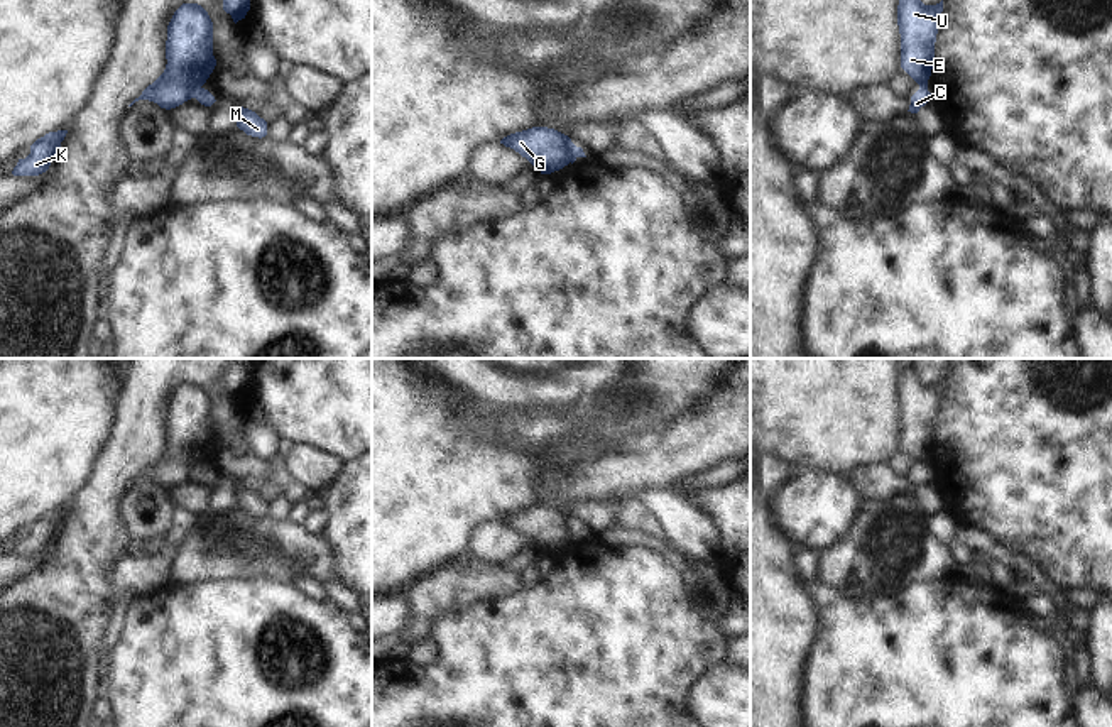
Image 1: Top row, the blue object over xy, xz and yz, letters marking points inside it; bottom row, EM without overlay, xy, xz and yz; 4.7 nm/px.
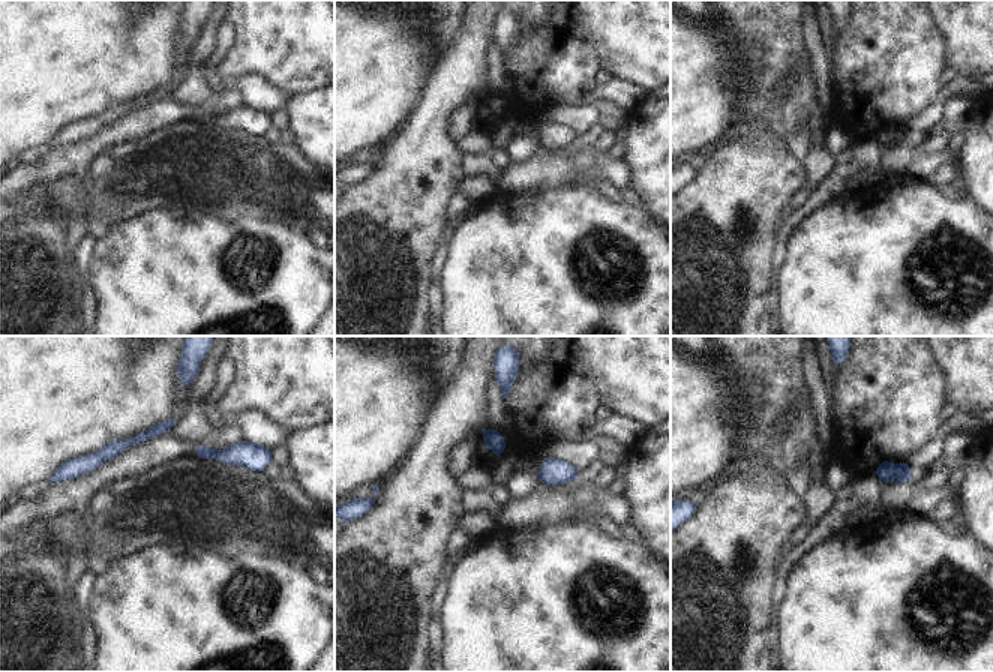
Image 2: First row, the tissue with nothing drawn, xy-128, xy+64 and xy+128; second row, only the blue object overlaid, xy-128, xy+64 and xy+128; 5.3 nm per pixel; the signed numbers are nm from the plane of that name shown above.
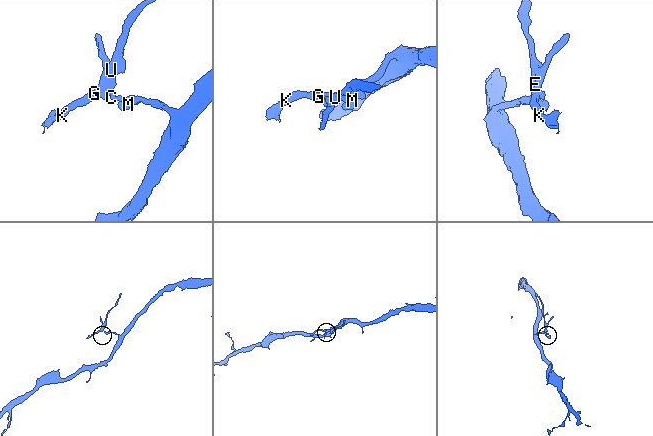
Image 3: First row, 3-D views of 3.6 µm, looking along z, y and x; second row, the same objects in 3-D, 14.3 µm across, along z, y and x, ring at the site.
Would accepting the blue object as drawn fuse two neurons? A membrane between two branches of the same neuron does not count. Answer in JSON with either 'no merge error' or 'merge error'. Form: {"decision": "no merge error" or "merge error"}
{"decision": "merge error"}

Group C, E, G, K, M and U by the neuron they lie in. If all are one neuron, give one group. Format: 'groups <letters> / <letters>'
groups C M / E G K U

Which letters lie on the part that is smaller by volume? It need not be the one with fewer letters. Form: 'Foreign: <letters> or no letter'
Foreign: E, G, K, U

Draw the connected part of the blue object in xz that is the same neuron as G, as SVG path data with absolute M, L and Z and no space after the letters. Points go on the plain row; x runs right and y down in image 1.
M532 506L510 512L500 522L526 536L541 553L559 549L578 536L571 517L548 506Z

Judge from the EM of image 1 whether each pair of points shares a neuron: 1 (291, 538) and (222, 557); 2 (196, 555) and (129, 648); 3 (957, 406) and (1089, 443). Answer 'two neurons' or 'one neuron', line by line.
1: one neuron
2: two neurons
3: one neuron

